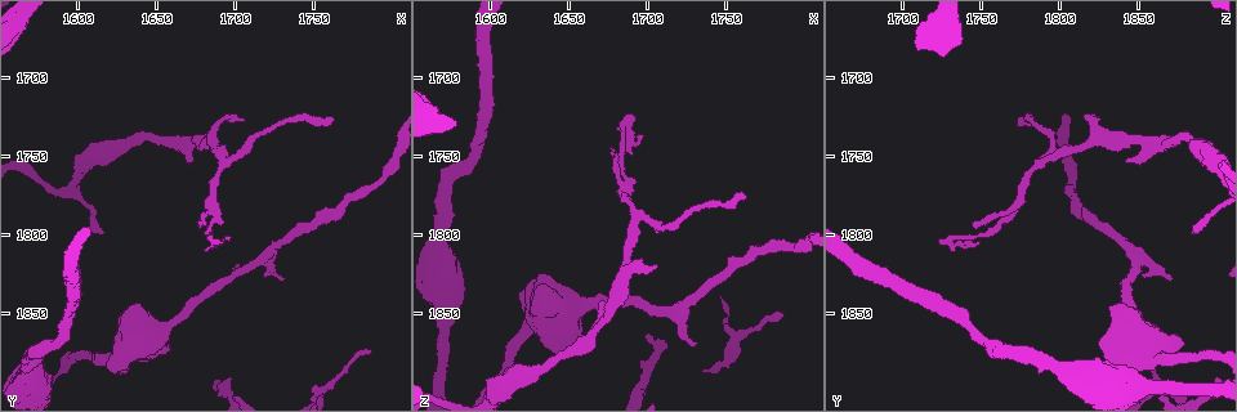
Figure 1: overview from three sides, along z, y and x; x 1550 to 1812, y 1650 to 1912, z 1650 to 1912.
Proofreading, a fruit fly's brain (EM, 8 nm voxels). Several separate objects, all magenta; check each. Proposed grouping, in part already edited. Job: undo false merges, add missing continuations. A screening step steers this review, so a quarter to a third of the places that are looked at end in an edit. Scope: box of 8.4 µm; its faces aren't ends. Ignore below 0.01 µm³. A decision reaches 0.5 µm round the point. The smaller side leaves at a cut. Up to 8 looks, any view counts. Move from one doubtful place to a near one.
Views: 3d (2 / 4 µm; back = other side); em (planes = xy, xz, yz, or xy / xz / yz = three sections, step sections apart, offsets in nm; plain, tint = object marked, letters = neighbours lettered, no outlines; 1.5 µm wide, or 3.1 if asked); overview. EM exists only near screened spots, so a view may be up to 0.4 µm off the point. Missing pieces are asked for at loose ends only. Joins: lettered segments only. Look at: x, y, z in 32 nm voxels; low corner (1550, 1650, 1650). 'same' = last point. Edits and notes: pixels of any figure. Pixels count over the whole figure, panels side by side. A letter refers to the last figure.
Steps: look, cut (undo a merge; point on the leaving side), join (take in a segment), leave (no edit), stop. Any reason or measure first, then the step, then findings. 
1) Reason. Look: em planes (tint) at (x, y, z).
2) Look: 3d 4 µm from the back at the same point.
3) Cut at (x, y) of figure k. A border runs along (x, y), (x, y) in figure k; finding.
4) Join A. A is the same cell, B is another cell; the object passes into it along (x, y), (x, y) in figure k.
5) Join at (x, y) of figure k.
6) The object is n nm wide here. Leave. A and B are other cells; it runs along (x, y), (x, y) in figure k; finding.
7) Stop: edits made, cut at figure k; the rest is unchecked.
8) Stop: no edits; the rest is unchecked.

An open end. Look: 3d 4 µm from the back at (1622, 1884, 1834).

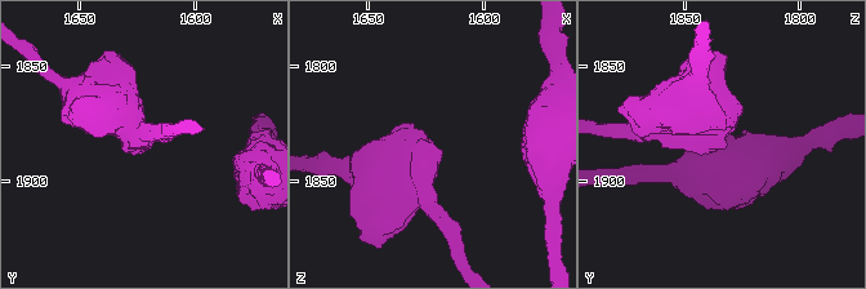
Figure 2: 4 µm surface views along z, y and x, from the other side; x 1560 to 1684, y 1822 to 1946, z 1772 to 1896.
Look: em planes (letters) at (1623, 1886, 1833).

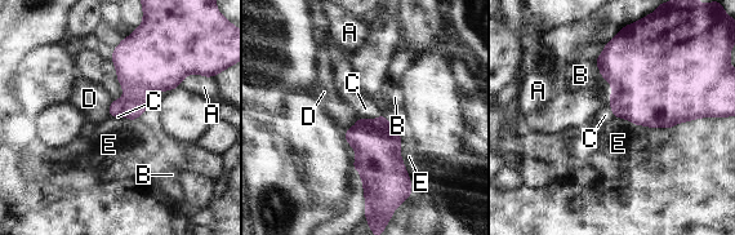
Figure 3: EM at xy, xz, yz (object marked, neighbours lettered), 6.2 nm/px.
The object is 170 nm wide here. Join at (365, 109) of figure 3. C is the same cell, A, B, D and E are other cells; the object passes into it along (377, 143), (369, 120), (365, 109) in figure 3; it goes on there.

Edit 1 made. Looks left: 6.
Look: em xz step 4 (letters) at (1678, 1796, 1744).

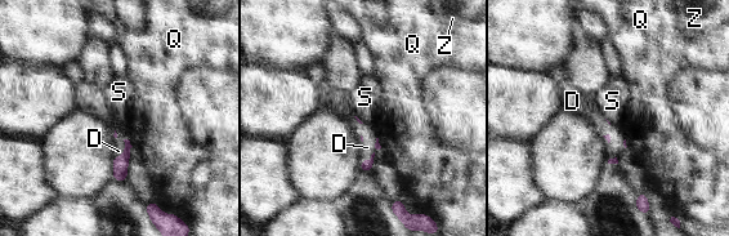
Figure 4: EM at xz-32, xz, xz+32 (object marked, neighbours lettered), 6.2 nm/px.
The longest contact is with D, 120 nm. Join at (119, 151) of figure 4. D is the same cell, Q, S and Z are other cells; the object passes into it along (120, 164), (124, 148), (119, 151) in figure 4; it goes on there.

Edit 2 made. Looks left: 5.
Thin end. Look: 3d 4 µm from the back at (1762, 1726, 1774).

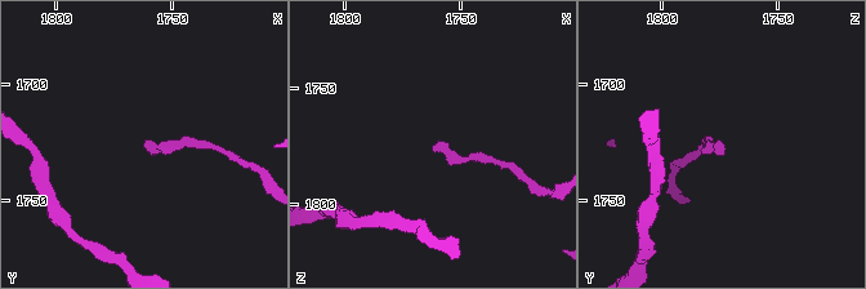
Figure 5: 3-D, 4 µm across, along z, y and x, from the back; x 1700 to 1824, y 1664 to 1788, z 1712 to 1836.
Look: em planes (letters) at (1763, 1725, 1774).

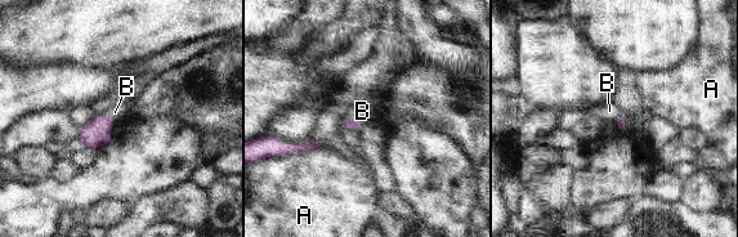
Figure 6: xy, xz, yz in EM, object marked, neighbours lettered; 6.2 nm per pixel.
Join at (362, 111) of figure 6. B is the same cell, A is another cell; the object passes into it along (345, 123), (353, 121), (362, 111) in figure 6; it goes on there.

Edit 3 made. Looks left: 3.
Stop: edits made, join at figure 3, join at figure 4, join at figure 6; the rest is unchecked.

